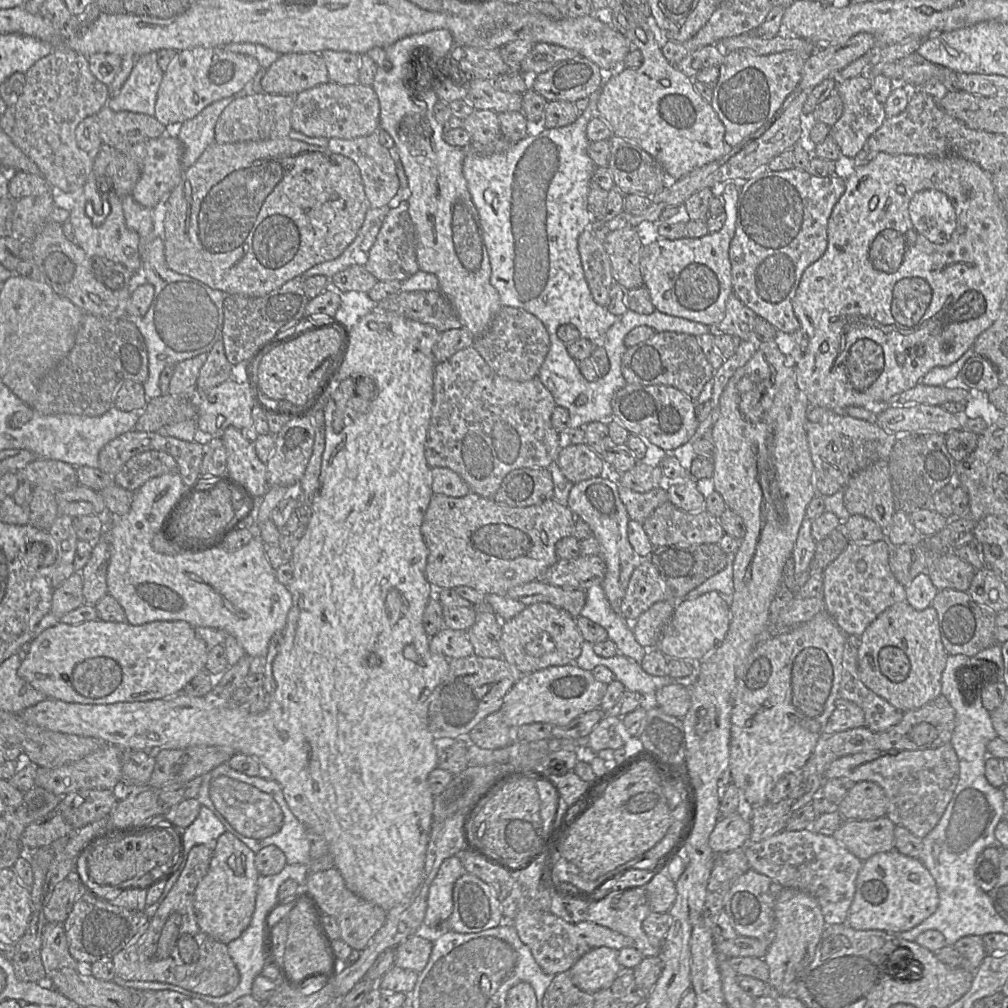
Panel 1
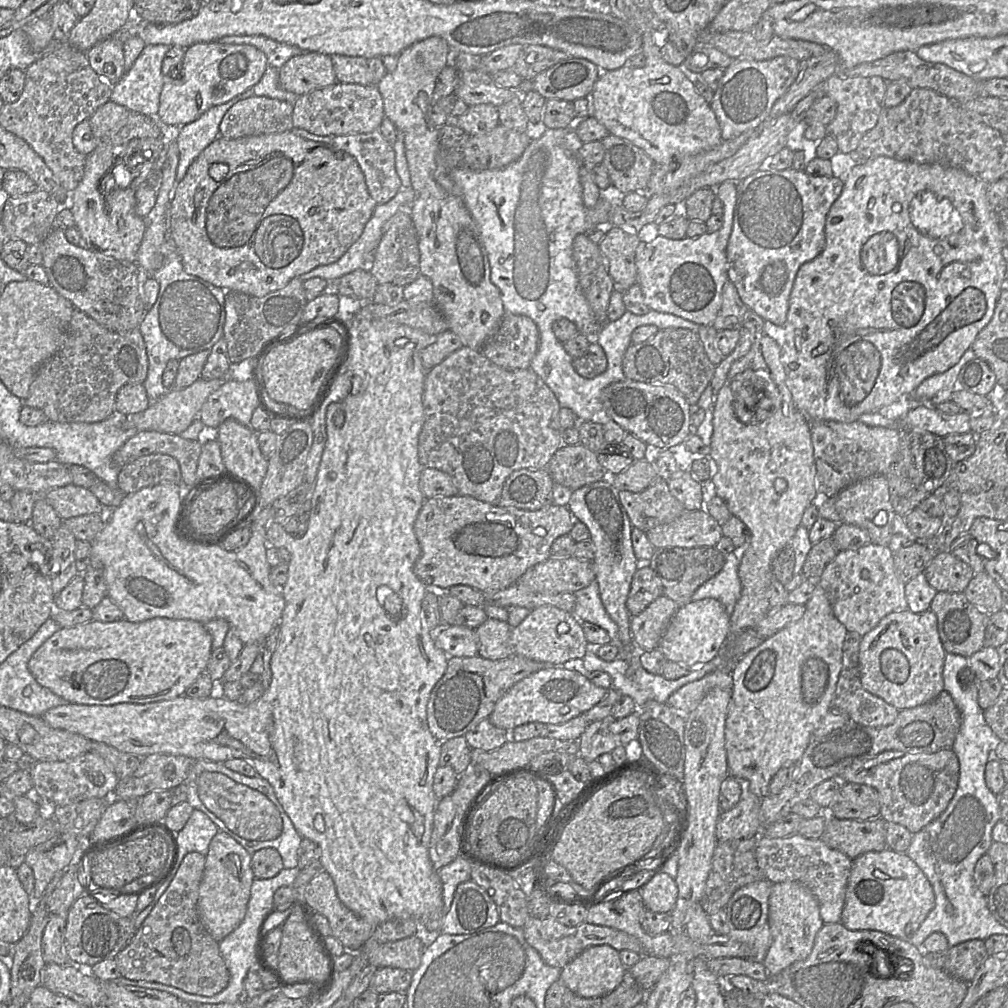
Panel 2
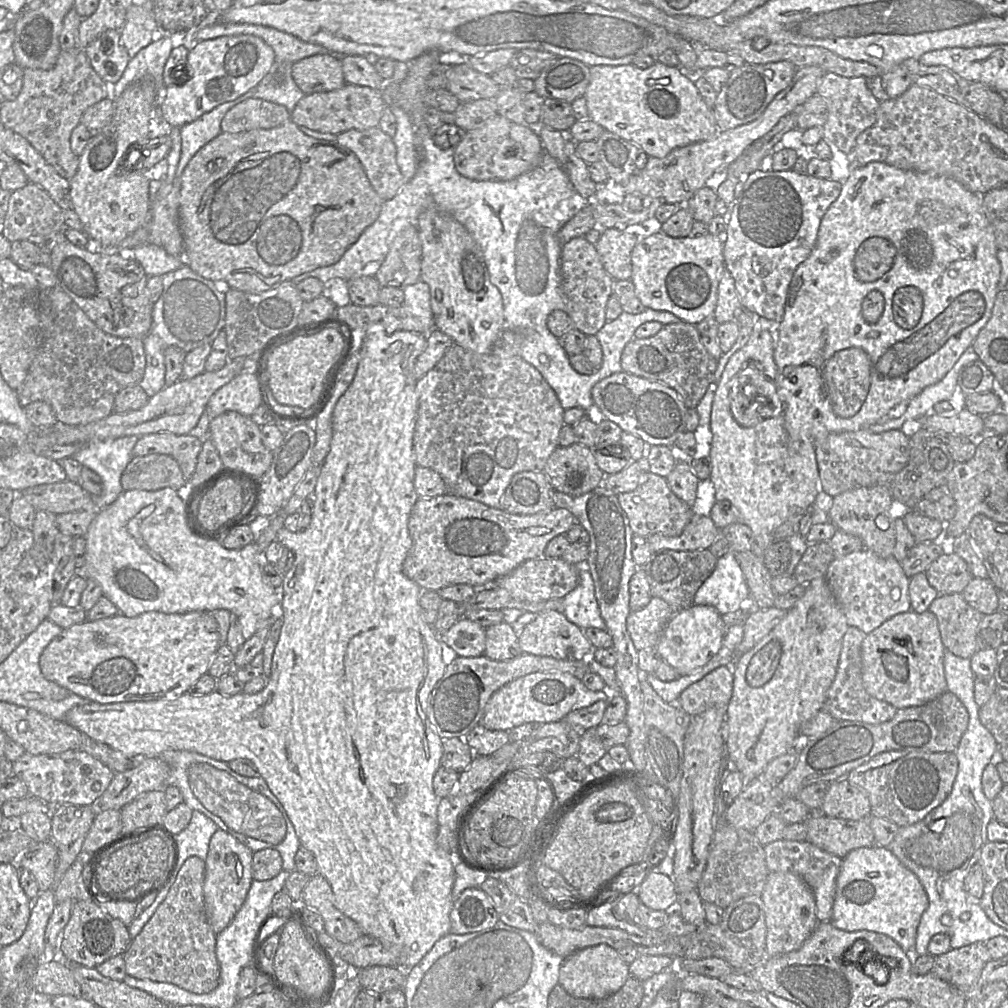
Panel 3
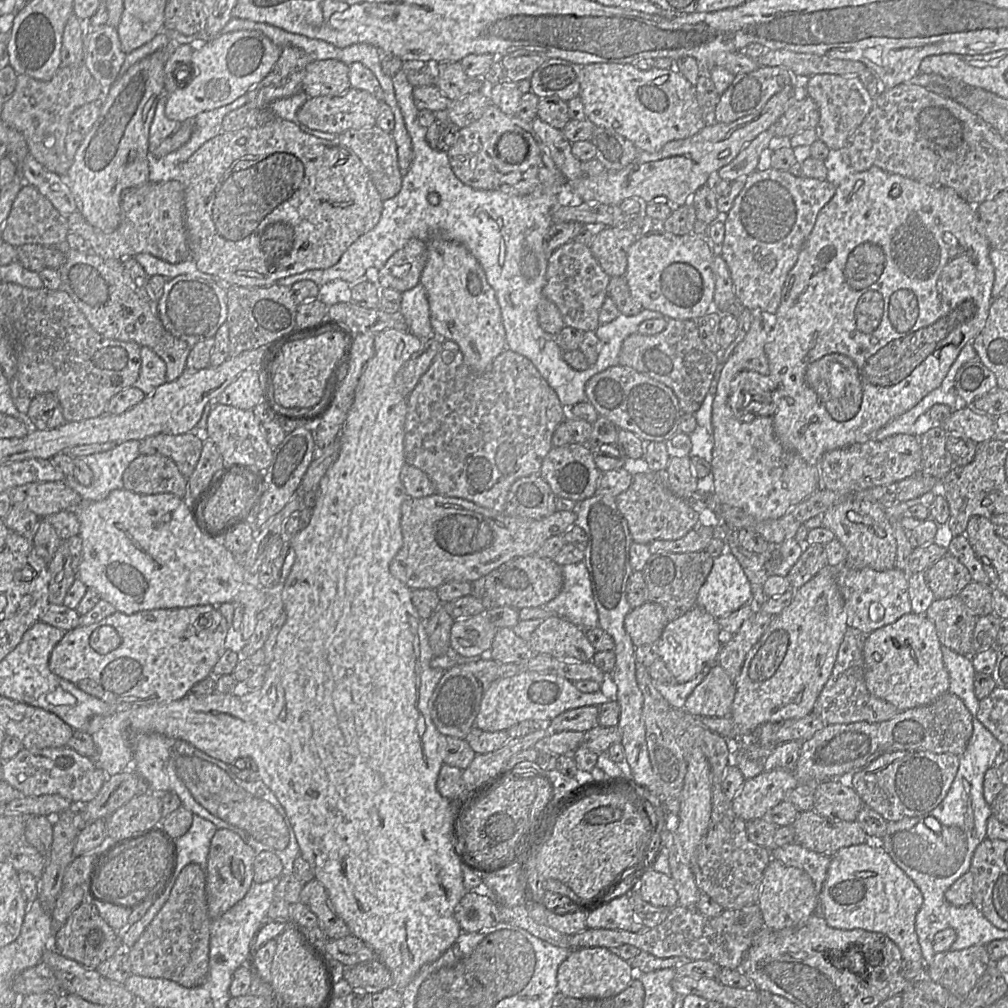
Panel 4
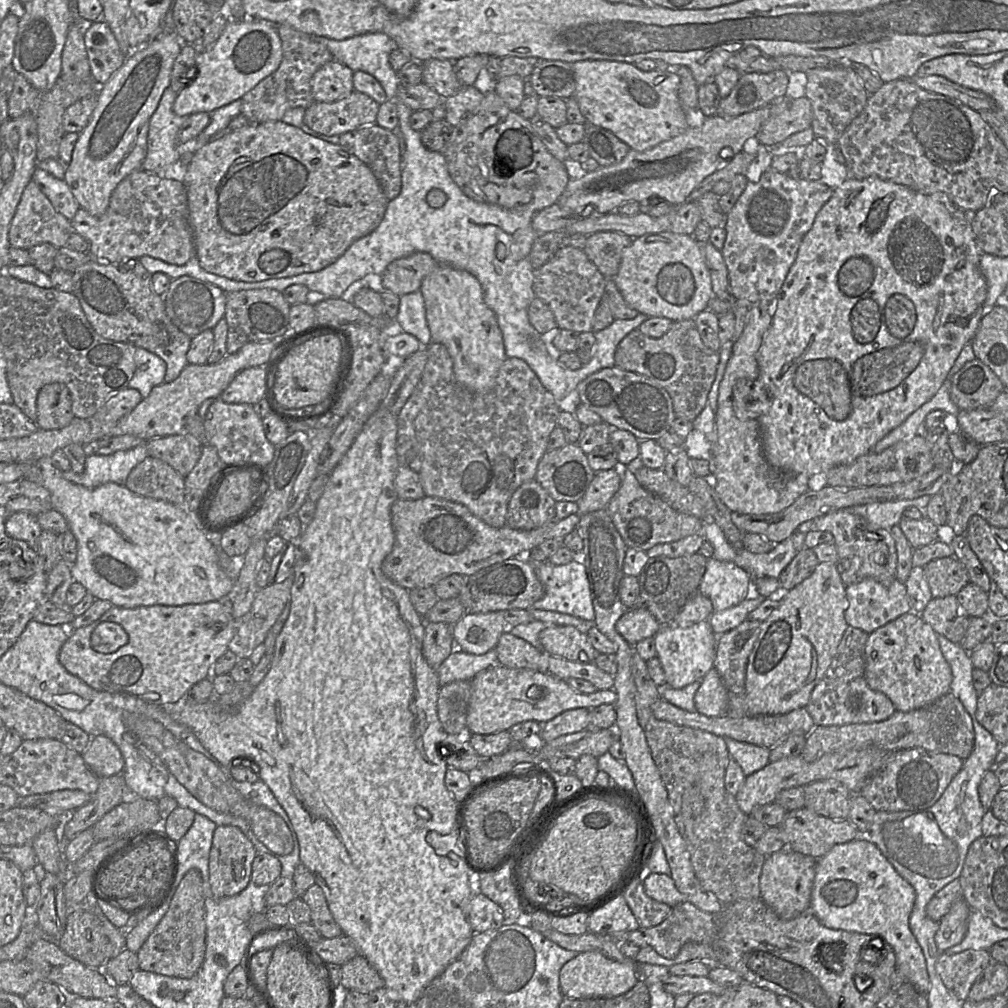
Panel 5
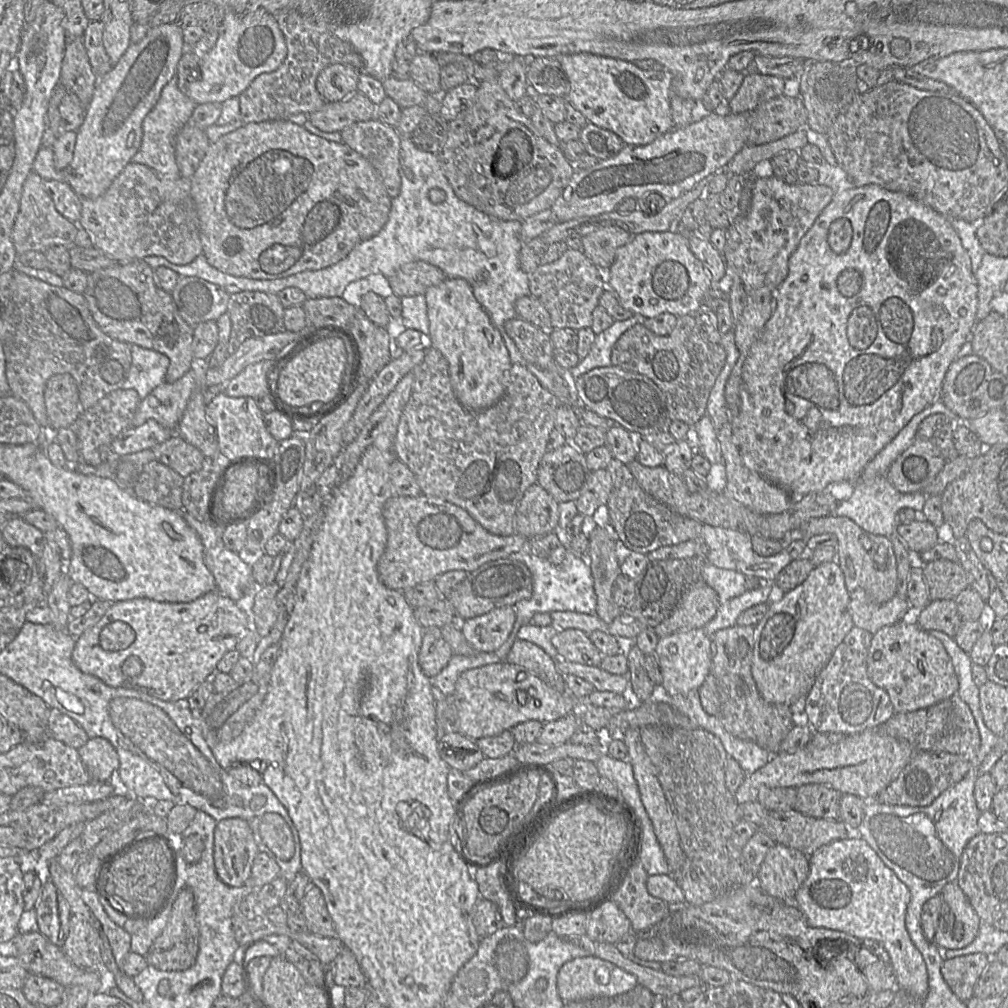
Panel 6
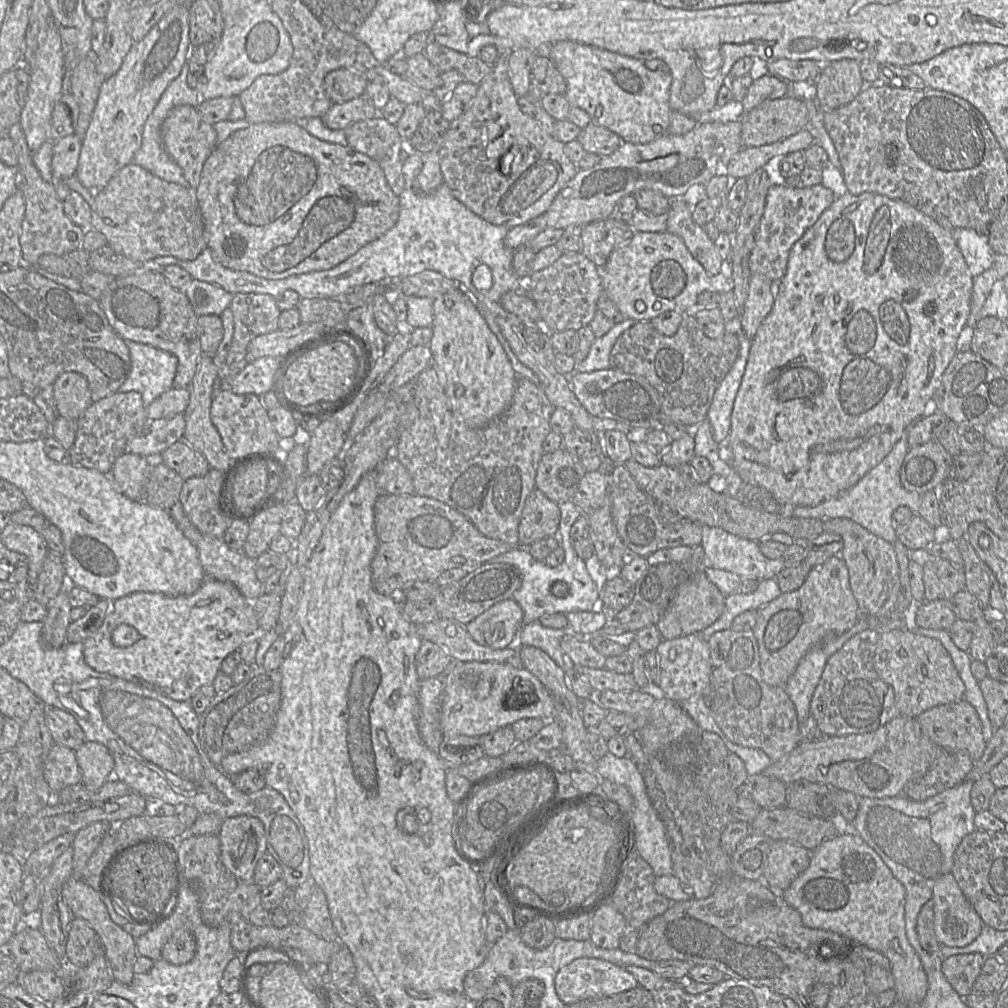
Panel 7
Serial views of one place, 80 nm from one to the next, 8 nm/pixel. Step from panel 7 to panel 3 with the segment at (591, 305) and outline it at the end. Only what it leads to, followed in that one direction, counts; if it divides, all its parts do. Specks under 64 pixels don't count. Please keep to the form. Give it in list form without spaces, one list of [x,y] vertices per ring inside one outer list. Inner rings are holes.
[[[584,237],[573,238],[562,245],[560,255],[561,290],[566,300],[566,313],[574,329],[586,336],[595,335],[607,322],[607,301],[612,294],[613,279],[605,271],[594,245]]]

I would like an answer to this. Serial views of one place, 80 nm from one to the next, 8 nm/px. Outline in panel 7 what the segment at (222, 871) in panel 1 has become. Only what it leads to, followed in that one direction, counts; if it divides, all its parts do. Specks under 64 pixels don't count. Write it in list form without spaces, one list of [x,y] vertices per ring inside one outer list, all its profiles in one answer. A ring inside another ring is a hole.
[[[239,815],[223,820],[218,832],[221,860],[241,880],[253,880],[255,866],[266,852],[263,823],[256,817]]]

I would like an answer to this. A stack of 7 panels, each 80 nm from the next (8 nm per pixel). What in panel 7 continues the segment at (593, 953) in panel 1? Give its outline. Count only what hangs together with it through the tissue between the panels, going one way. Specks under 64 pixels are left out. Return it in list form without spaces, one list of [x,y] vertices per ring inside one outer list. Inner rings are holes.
[[[582,957],[575,959],[560,969],[555,977],[556,993],[566,1005],[585,999],[610,997],[638,986],[637,979],[624,967],[598,958]]]

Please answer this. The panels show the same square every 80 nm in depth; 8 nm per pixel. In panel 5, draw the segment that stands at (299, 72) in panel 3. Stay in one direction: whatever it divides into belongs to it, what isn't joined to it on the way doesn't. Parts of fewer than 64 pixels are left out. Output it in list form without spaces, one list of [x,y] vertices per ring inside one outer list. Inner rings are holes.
[[[334,60],[321,66],[310,80],[314,100],[333,102],[348,96],[354,90],[353,73],[349,67]]]

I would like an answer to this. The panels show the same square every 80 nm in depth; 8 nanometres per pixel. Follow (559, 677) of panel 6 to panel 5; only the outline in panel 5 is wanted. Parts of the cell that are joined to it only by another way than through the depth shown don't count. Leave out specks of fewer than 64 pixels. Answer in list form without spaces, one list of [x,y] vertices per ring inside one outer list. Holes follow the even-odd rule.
[[[504,631],[495,647],[498,664],[509,668],[525,668],[543,673],[548,672],[549,656],[522,638]]]

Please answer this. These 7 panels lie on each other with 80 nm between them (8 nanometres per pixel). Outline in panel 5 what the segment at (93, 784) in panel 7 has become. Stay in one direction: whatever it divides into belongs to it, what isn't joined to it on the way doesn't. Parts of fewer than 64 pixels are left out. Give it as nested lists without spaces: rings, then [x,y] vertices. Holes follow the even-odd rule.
[[[107,736],[92,737],[88,747],[81,754],[86,765],[99,778],[121,775],[124,758],[118,746]]]

